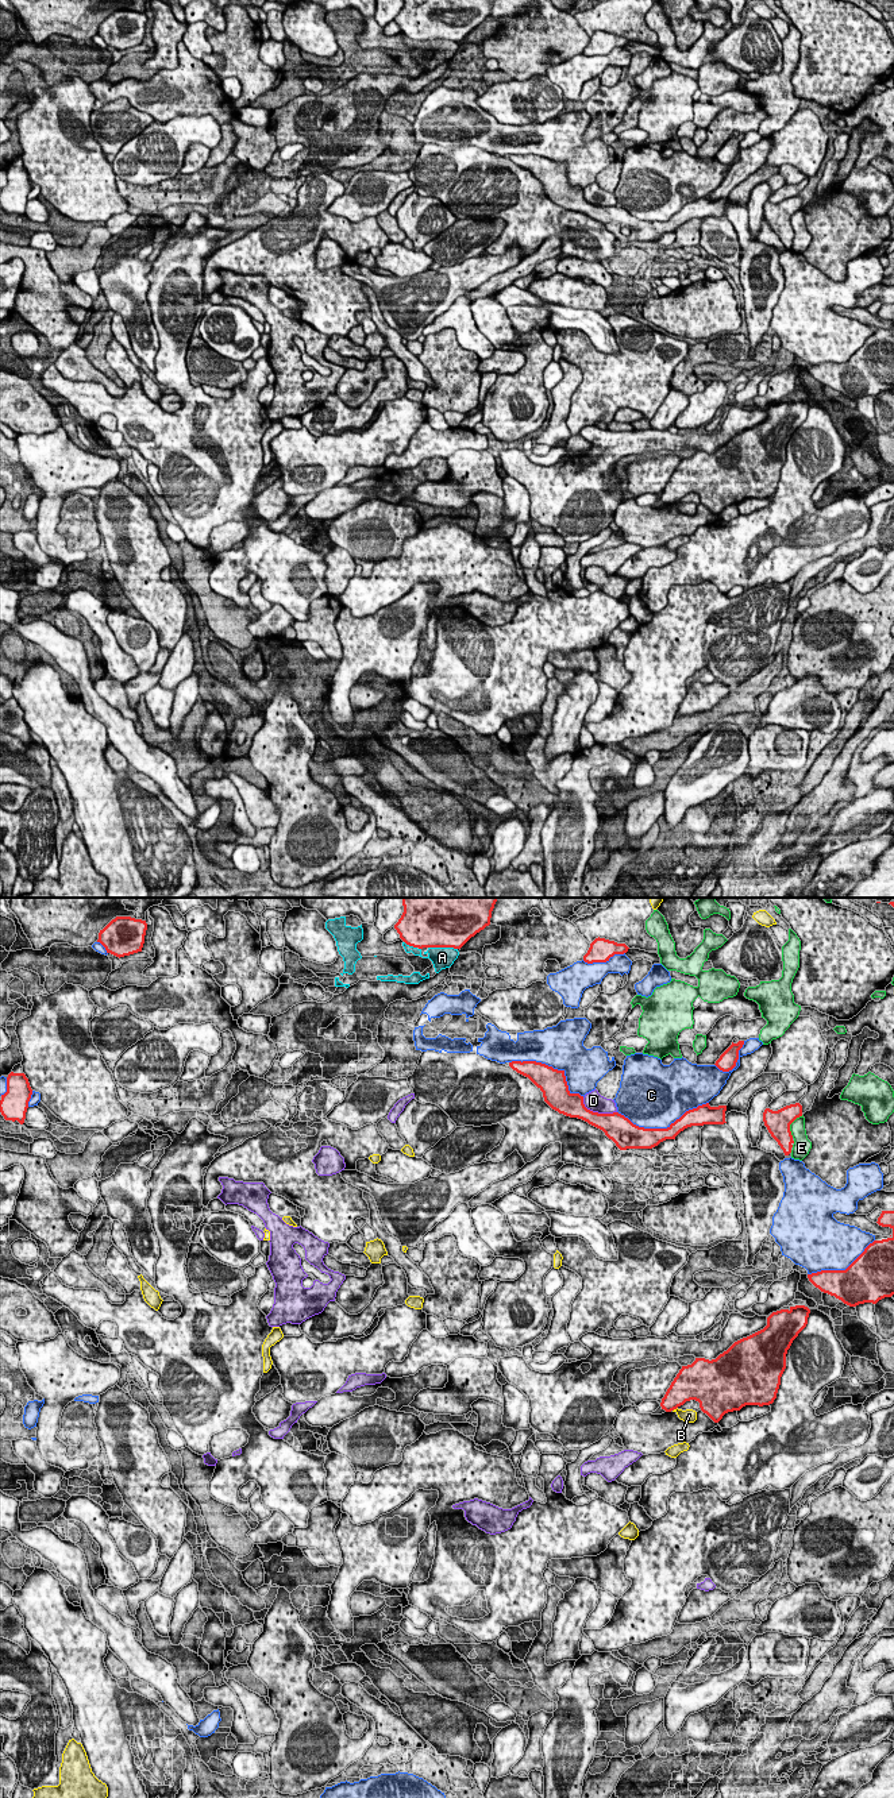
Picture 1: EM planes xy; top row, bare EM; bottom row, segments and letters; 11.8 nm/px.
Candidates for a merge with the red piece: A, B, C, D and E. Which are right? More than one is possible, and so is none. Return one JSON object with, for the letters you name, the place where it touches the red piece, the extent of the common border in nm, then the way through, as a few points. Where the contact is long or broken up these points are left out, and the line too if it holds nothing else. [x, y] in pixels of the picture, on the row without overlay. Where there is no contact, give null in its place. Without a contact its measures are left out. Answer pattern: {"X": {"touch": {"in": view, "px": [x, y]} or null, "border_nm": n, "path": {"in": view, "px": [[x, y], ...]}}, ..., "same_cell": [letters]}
{"same_cell": []}

